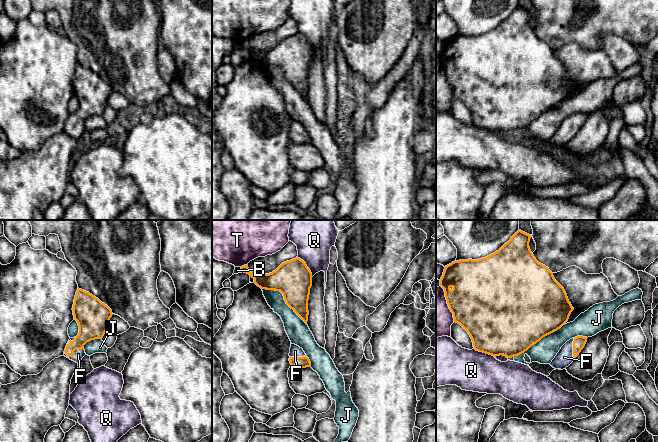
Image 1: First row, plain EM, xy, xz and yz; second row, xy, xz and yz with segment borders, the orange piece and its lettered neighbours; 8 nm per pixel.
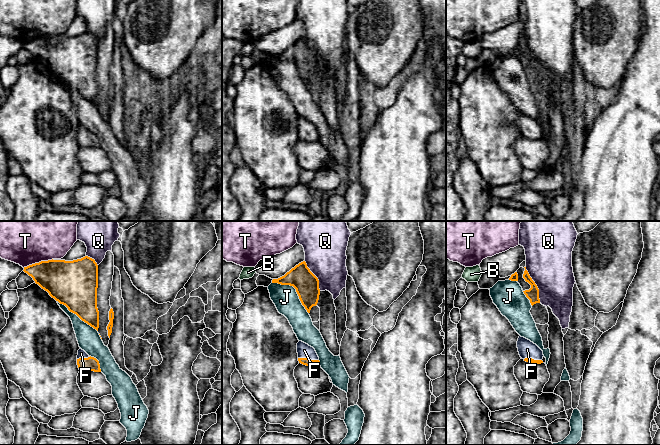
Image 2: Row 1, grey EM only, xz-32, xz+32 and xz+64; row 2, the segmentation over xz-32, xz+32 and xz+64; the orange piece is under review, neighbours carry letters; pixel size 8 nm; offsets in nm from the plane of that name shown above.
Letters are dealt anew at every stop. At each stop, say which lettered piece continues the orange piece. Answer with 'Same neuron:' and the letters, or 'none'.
Same neuron: F

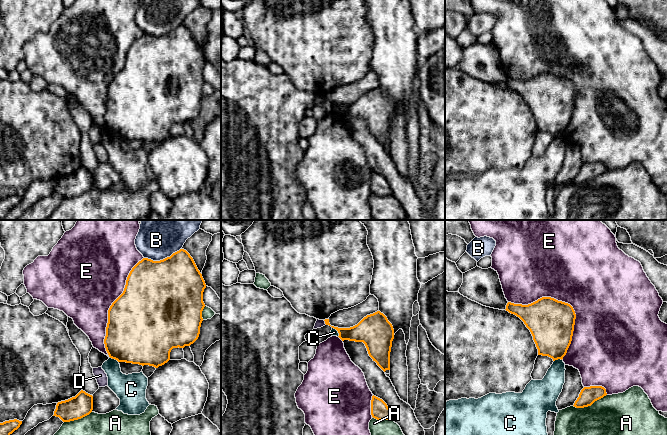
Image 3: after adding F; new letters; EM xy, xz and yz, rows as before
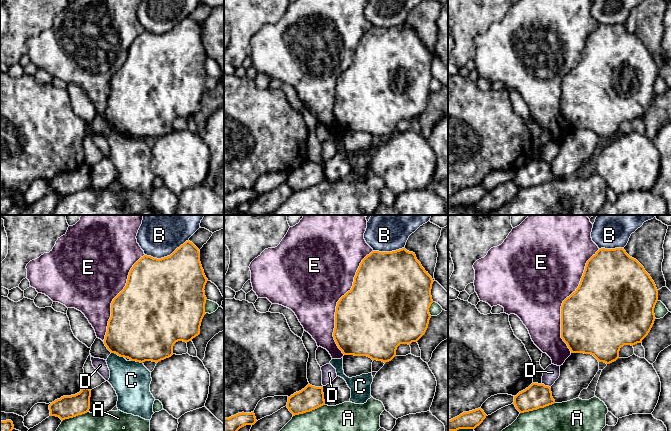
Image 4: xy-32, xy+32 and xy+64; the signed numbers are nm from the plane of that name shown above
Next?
Same neuron: none

